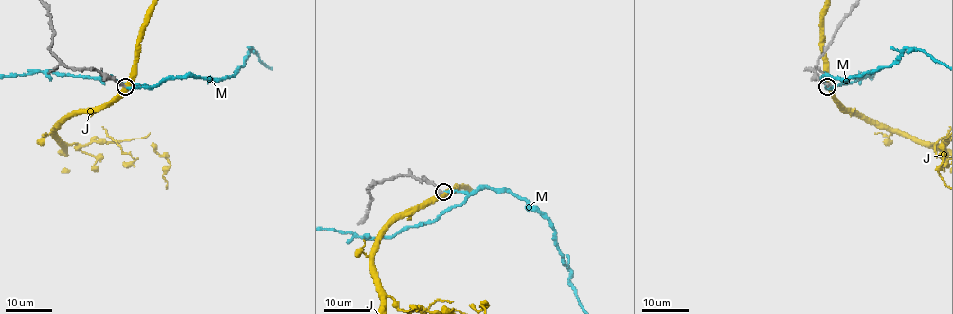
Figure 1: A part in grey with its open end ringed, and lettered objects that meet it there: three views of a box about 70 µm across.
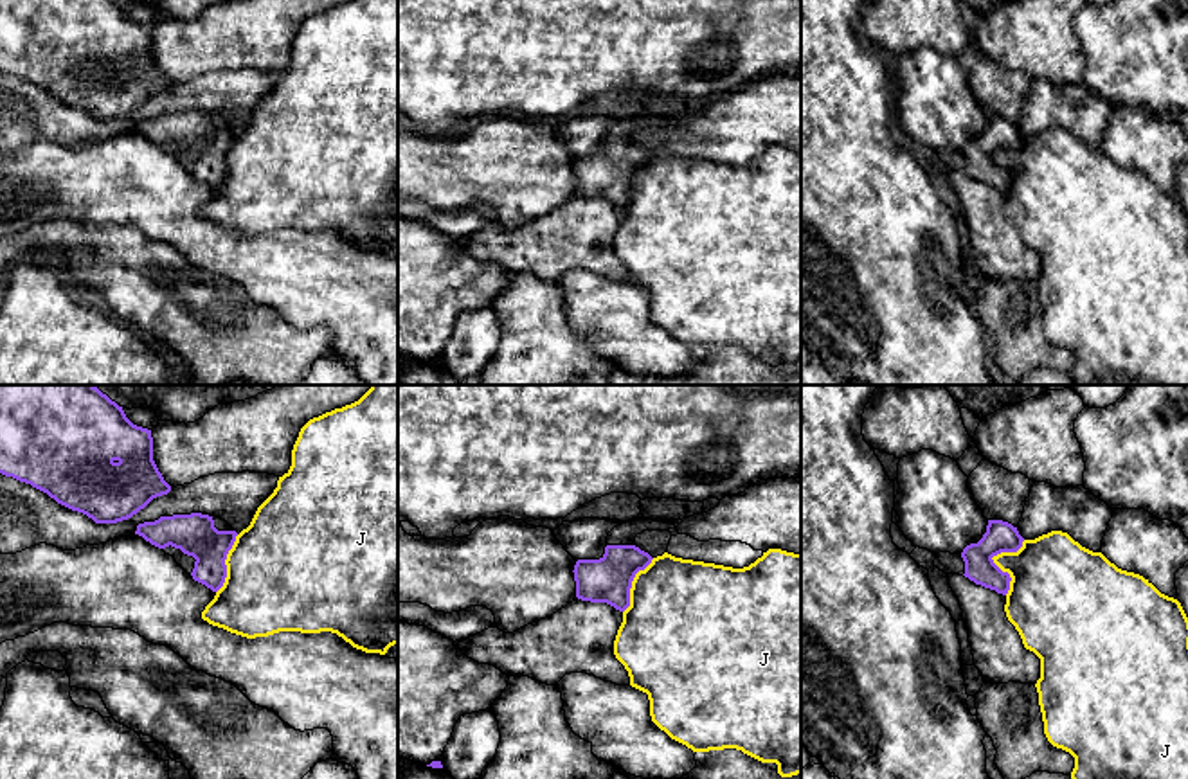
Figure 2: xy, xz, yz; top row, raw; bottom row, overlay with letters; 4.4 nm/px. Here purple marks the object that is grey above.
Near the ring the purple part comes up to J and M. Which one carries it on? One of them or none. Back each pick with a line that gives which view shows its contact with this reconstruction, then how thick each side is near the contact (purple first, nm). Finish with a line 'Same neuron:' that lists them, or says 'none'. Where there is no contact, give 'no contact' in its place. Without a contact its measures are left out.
M: no contact
Same neuron: M

